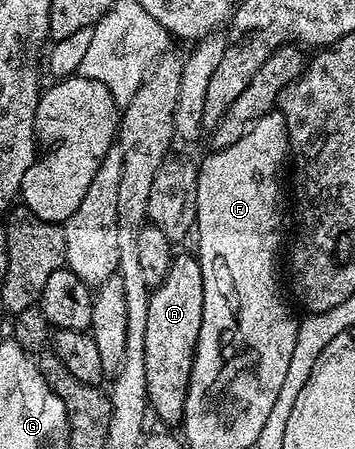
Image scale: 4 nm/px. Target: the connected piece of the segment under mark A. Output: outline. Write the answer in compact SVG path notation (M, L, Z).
M174 254L167 277L152 288L147 305L147 365L148 410L165 423L180 424L185 417L187 389L199 341L199 325L203 321L203 269L196 254Z

